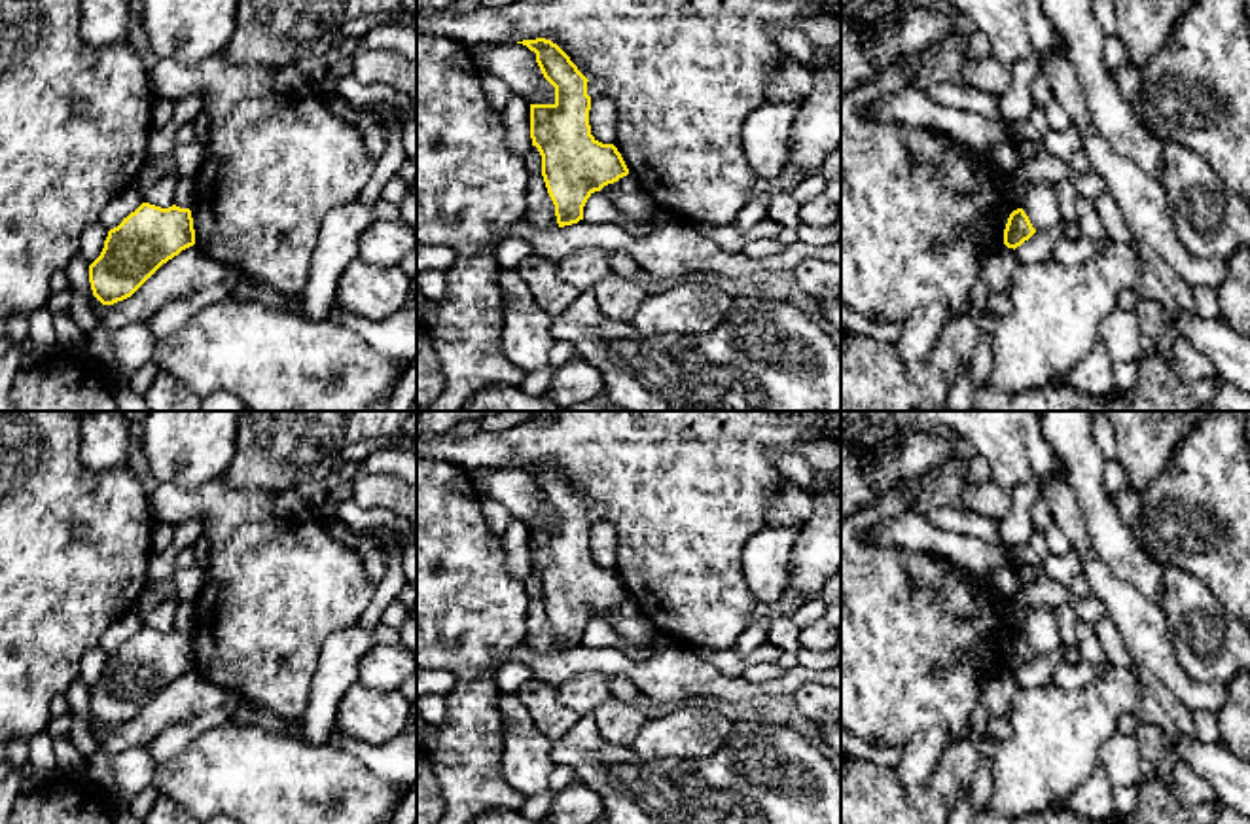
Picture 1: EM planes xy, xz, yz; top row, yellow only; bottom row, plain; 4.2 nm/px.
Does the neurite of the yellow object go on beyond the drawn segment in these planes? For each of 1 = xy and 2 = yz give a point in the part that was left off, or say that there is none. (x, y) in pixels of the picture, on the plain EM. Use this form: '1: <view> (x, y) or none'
1: none
2: none

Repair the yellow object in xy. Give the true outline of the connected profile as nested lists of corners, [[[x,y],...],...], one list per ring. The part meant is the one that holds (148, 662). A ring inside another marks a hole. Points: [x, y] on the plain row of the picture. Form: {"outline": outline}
{"outline": [[[142,627],[108,655],[100,680],[89,690],[93,720],[102,729],[131,722],[163,688],[193,669],[189,633]]]}

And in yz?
{"outline": [[[1017,633],[1009,638],[1006,654],[1004,654],[1004,669],[1008,672],[1017,672],[1025,665],[1028,665],[1036,654],[1032,652],[1028,640],[1025,638],[1023,633]]]}

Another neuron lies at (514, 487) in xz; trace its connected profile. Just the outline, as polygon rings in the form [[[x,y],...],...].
[[[523,468],[468,470],[479,496],[489,496],[528,525],[528,528],[555,528],[555,511],[544,502],[536,477]]]

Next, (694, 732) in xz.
[[[686,707],[661,718],[650,718],[631,748],[642,760],[705,758],[718,750],[733,722],[706,707]]]

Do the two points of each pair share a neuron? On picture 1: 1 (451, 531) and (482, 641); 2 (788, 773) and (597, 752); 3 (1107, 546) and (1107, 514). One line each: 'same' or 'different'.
1: same
2: same
3: same

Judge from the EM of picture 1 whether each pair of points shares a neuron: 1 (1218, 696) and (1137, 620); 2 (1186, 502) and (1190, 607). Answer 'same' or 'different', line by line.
1: same
2: different

